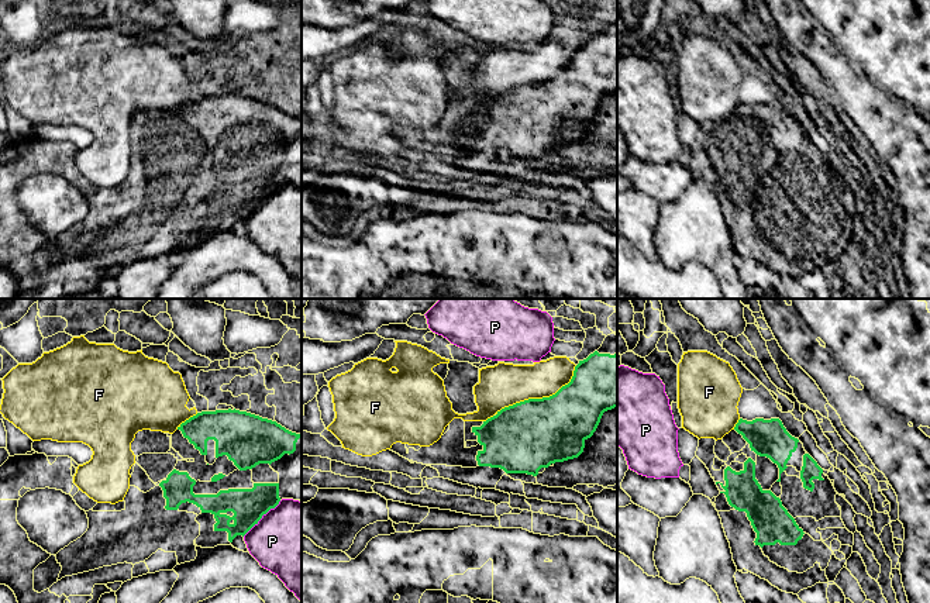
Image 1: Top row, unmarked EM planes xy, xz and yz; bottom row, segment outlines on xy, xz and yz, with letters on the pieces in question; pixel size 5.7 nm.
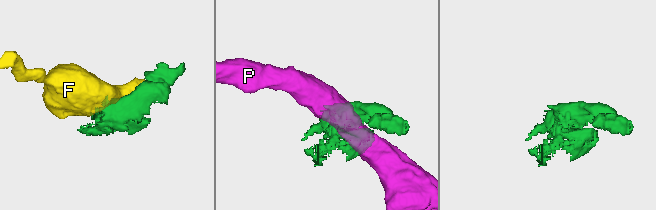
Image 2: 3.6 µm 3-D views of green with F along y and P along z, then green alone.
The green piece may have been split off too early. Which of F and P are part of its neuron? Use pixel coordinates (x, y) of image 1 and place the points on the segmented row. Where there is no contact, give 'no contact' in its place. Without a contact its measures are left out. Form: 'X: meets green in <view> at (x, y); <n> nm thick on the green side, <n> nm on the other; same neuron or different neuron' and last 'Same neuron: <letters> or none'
F: meets green in xz at (540, 399); 400 nm thick on the green side, 240 nm on the other; different neuron
P: meets green in xy at (261, 517); 190 nm thick on the green side, 440 nm on the other; different neuron
Same neuron: none

